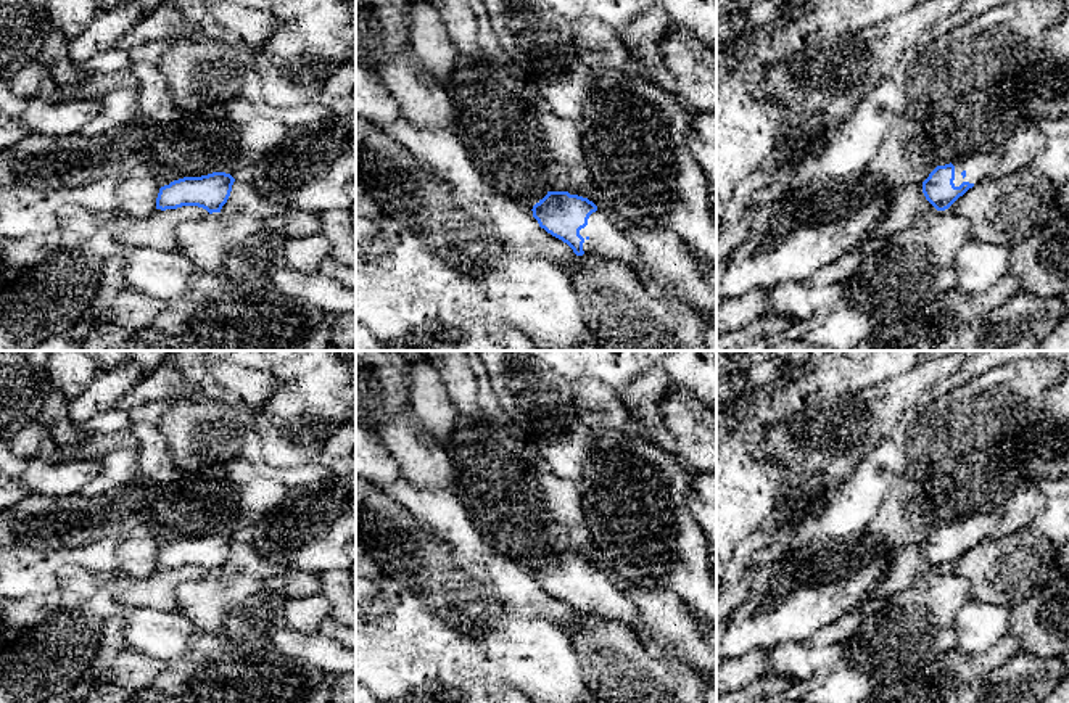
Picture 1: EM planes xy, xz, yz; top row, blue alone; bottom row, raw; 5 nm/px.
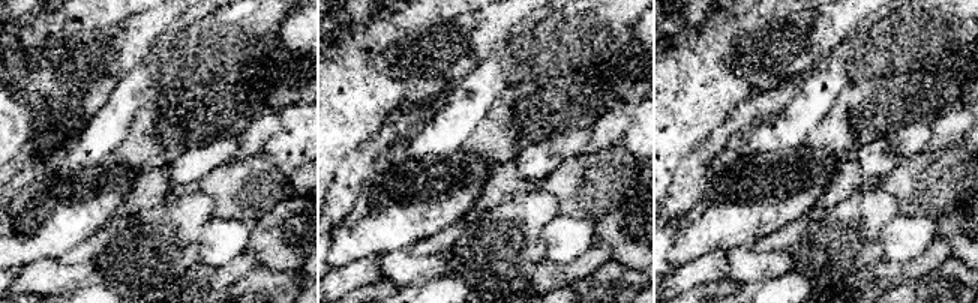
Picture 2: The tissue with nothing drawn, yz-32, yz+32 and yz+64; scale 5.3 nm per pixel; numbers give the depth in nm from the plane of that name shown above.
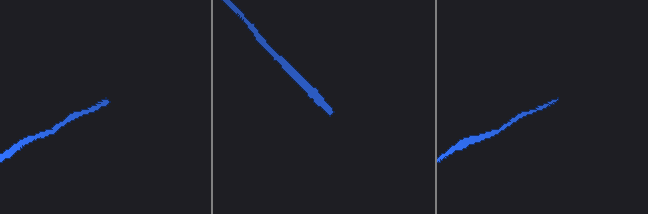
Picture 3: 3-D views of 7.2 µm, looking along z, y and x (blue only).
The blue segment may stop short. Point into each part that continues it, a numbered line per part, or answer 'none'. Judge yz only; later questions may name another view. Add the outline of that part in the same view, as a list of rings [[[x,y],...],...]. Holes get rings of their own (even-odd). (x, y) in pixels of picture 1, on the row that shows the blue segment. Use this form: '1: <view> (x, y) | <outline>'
1: yz (978, 166) | [[[992,146],[989,150],[980,150],[955,159],[951,162],[955,166],[955,187],[960,187],[963,182],[977,185],[980,180],[985,180],[989,175],[992,175],[1001,151],[1003,146]]]

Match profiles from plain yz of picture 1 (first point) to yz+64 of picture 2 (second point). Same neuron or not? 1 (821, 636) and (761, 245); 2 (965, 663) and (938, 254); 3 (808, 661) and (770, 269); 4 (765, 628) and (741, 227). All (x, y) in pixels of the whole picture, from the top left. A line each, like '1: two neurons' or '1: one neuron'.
1: one neuron
2: one neuron
3: one neuron
4: one neuron

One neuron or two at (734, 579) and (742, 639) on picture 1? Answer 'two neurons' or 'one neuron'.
two neurons

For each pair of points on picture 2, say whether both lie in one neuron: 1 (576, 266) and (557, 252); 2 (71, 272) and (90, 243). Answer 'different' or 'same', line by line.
1: different
2: different

